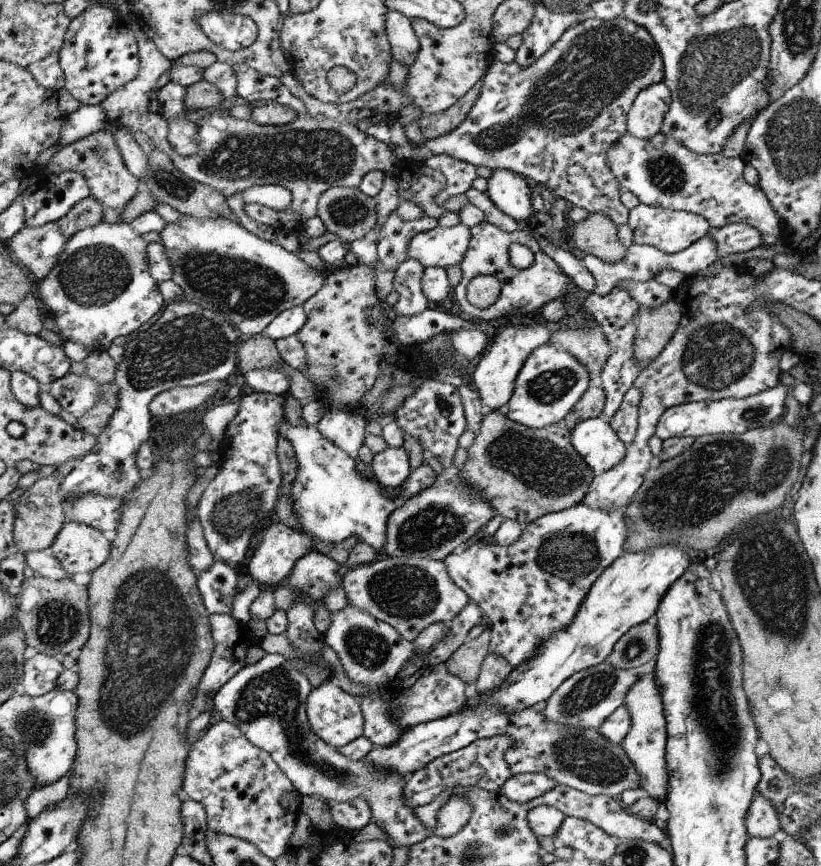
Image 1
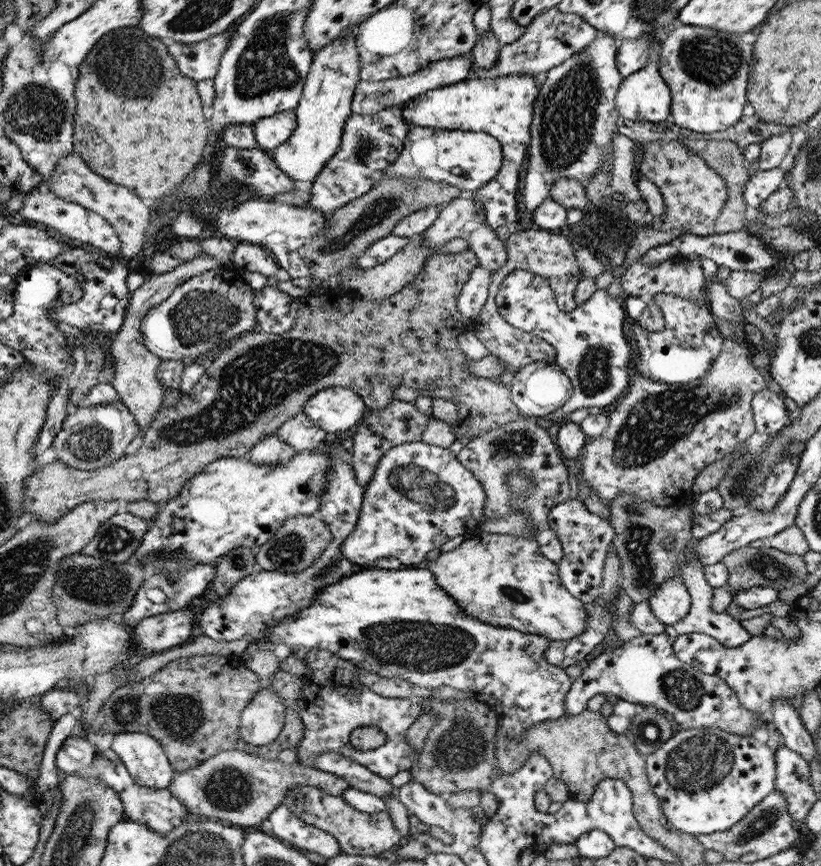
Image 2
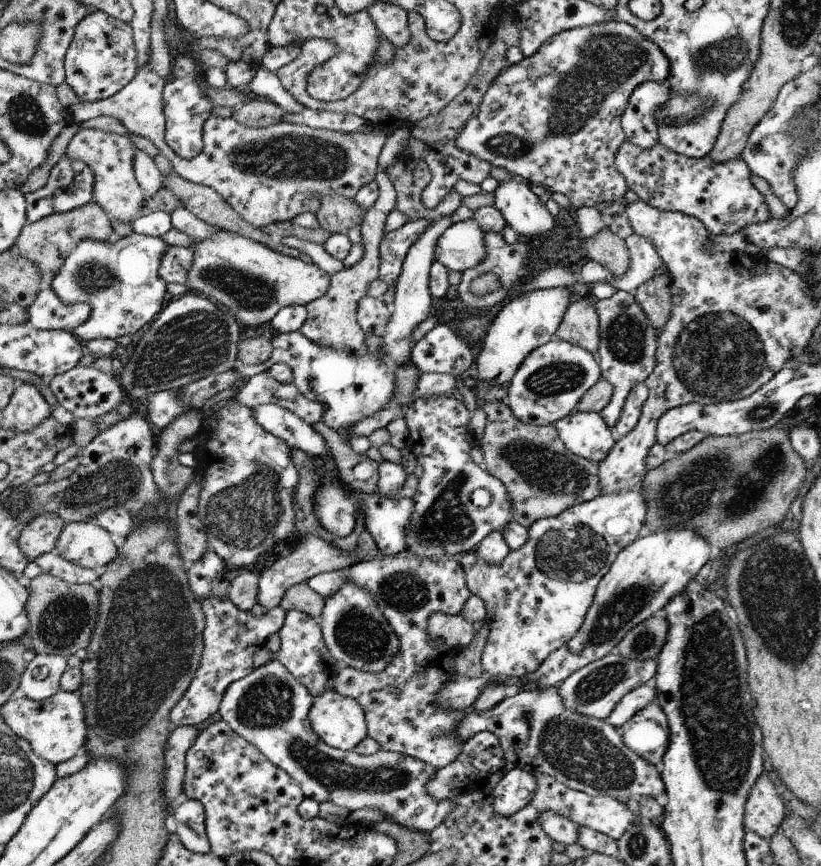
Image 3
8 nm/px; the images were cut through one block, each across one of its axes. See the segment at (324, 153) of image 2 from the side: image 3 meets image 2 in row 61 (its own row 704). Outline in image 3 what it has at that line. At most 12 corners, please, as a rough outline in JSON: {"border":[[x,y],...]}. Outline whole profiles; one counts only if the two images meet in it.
{"border":[[326,690],[309,720],[328,746],[352,751],[368,736],[357,699]]}

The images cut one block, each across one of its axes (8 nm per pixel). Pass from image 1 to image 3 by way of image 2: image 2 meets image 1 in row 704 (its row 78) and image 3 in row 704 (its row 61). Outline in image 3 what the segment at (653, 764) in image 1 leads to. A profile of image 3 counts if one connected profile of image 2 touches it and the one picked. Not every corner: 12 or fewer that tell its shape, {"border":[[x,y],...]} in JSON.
{"border":[[656,701],[622,728],[624,744],[660,767],[670,731]]}

